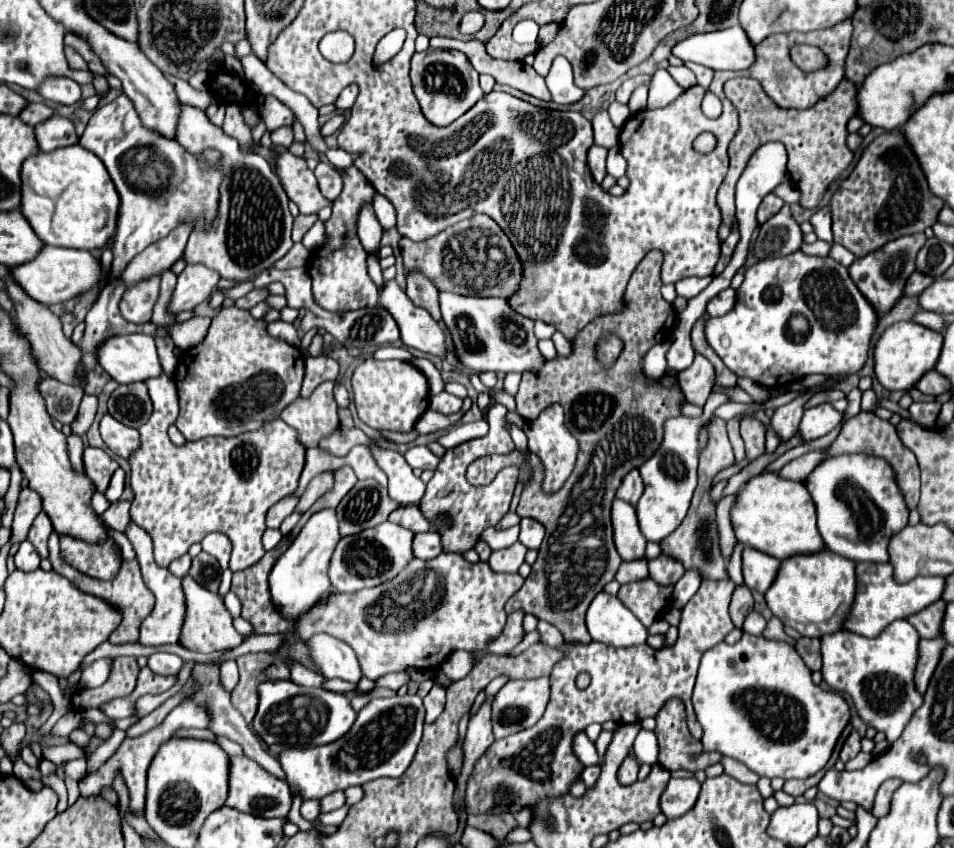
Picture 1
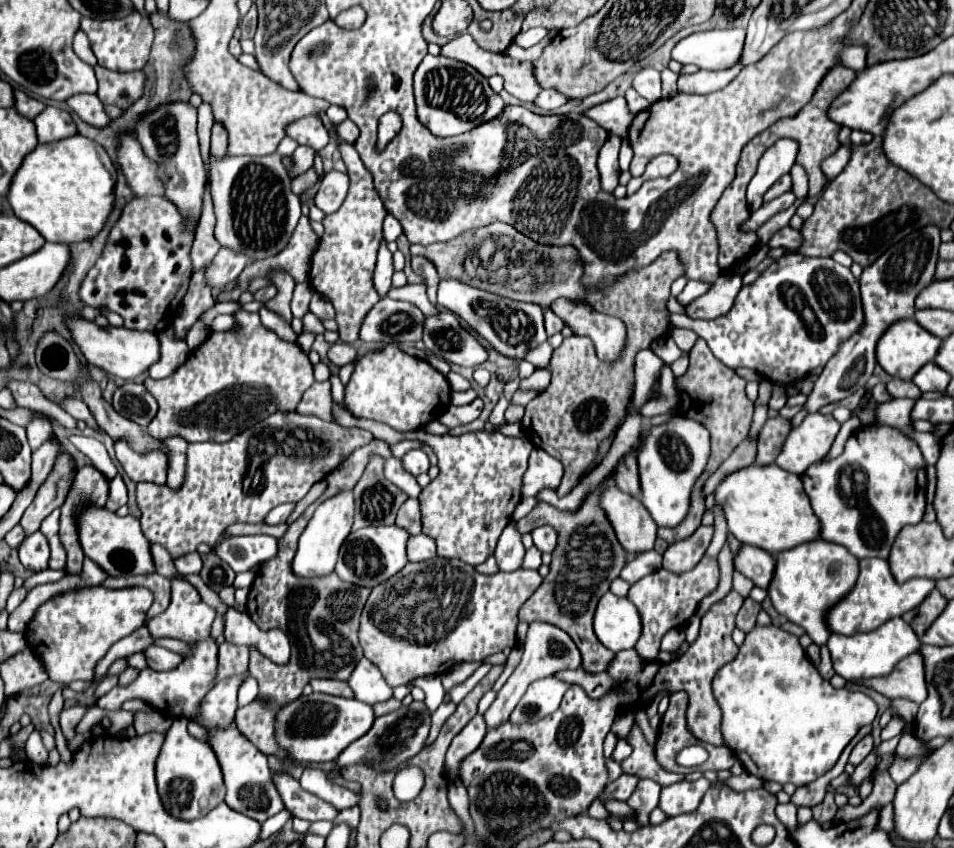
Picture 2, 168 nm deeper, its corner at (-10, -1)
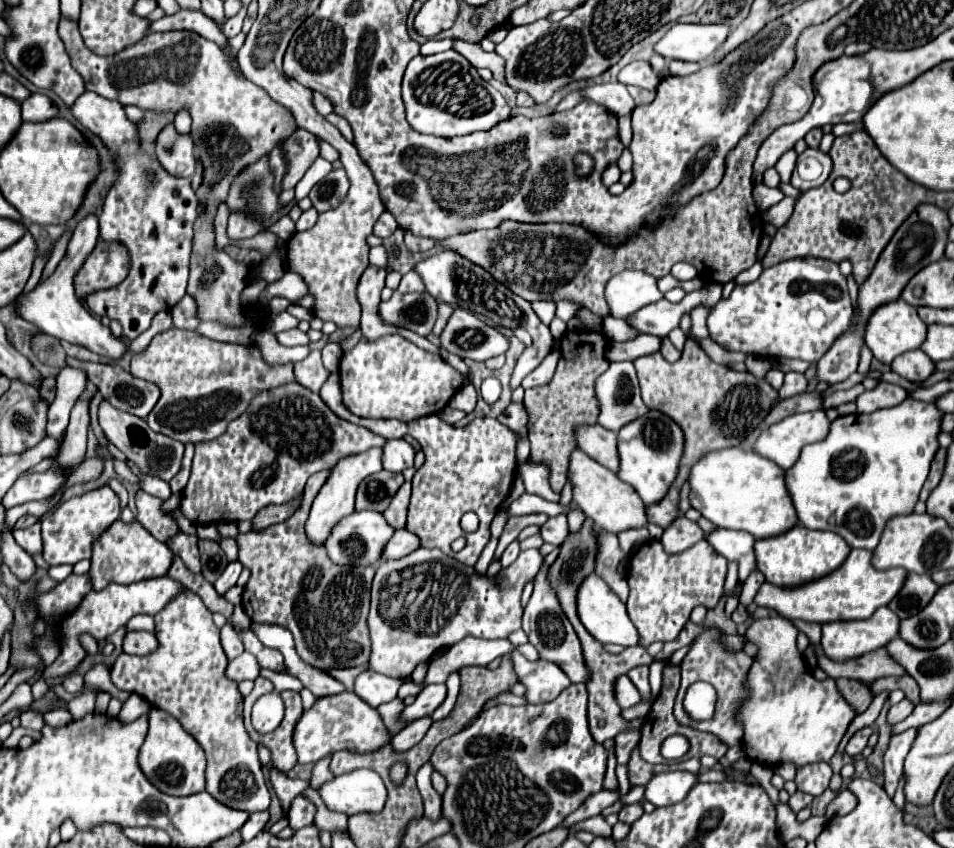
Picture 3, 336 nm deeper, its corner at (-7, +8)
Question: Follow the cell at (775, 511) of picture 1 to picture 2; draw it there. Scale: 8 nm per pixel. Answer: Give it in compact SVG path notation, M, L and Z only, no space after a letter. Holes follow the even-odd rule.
M751 464L727 474L715 488L715 504L723 508L727 528L739 542L763 548L769 554L819 538L819 520L813 516L801 478L777 464Z

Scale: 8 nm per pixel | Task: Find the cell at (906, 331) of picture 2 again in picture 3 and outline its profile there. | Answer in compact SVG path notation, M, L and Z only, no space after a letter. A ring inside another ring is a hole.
M904 299L892 301L876 309L876 313L870 317L864 333L864 341L874 353L874 357L886 365L890 365L898 355L918 349L926 341L926 323L916 315L916 307L908 305Z

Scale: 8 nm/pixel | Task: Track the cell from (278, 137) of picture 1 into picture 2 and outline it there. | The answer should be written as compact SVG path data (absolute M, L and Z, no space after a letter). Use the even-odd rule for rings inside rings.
M297 146L297 150L291 154L291 170L289 170L289 176L291 178L297 178L297 176L305 174L313 166L313 160L315 160L315 152L311 148Z

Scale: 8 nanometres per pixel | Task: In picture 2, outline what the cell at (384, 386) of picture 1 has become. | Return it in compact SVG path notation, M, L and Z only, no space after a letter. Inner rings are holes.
M397 346L361 356L345 386L345 406L353 416L389 424L399 432L423 428L427 422L437 420L449 404L451 386L447 378L425 360L401 352Z

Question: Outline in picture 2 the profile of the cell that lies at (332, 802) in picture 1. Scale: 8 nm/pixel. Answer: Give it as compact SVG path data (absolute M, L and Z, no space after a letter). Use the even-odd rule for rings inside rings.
M275 774L273 782L283 798L285 808L291 812L293 818L301 818L307 822L317 822L317 820L335 820L337 810L331 804L325 804L317 796L305 792L295 778L289 774Z

